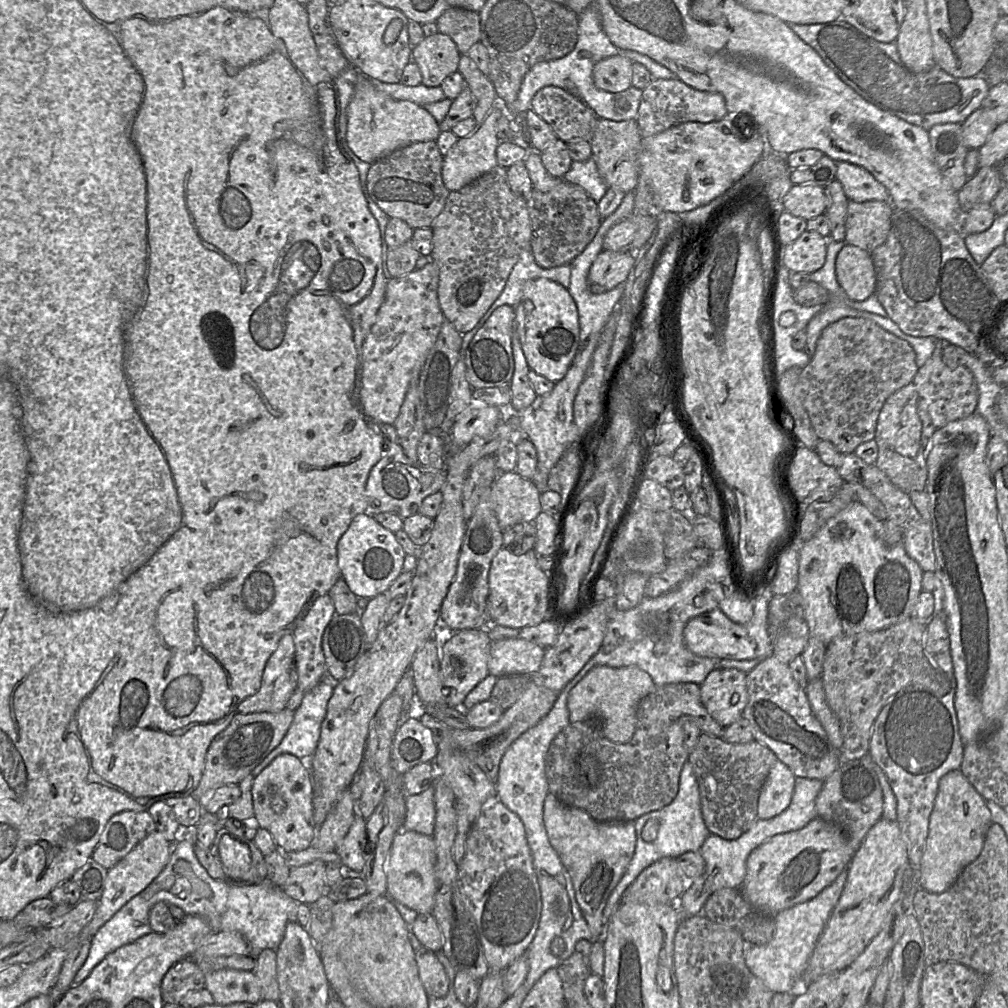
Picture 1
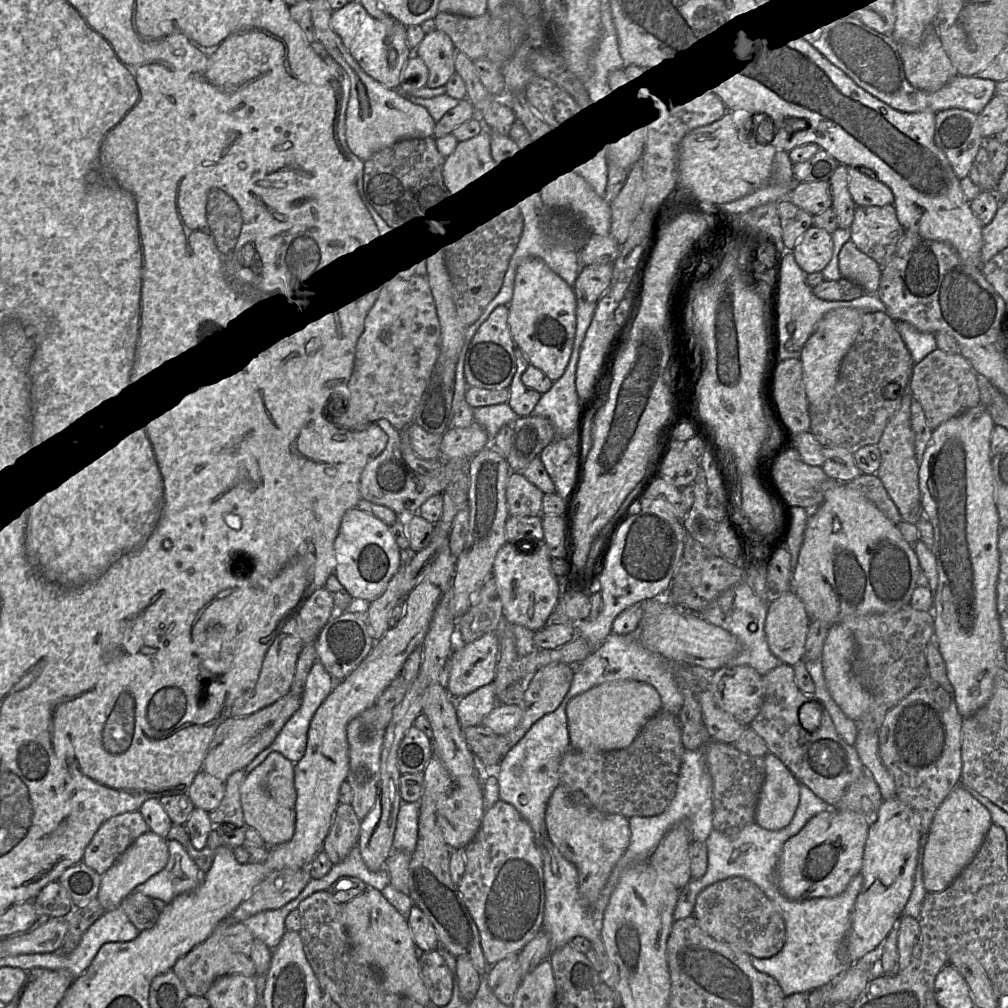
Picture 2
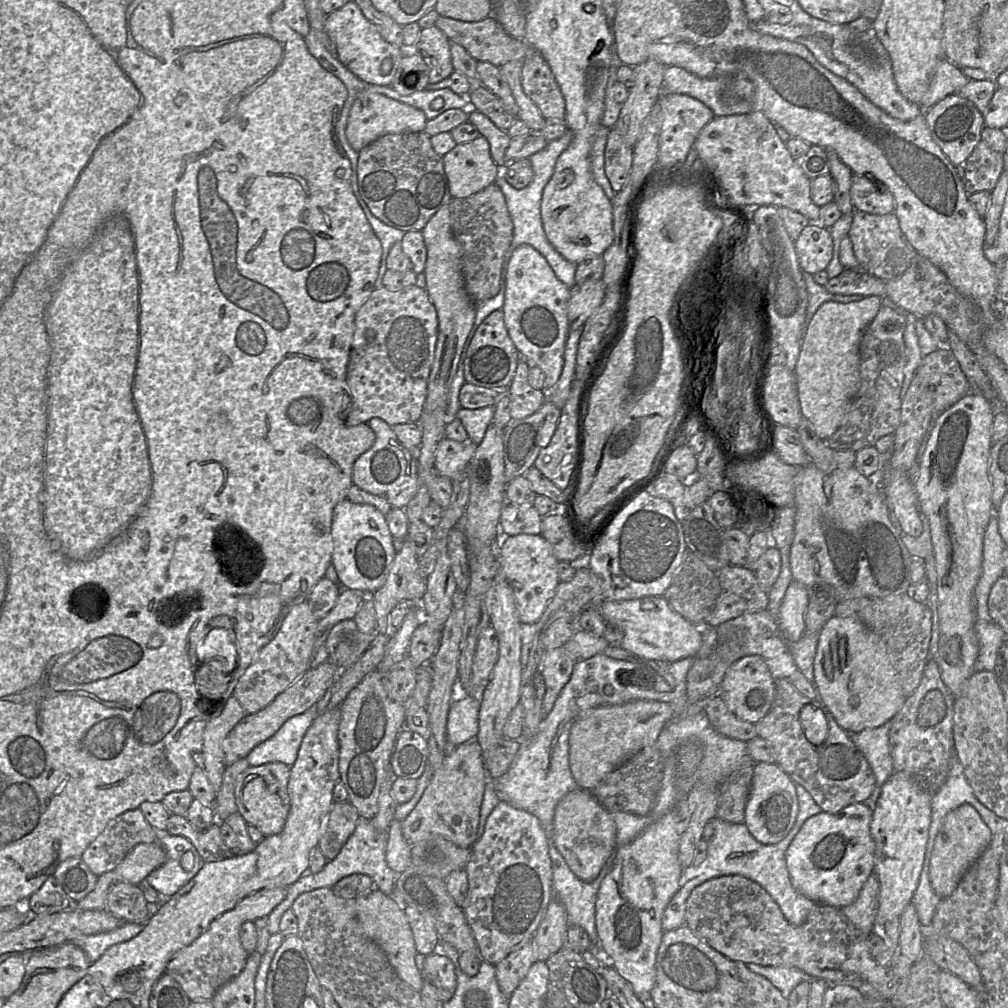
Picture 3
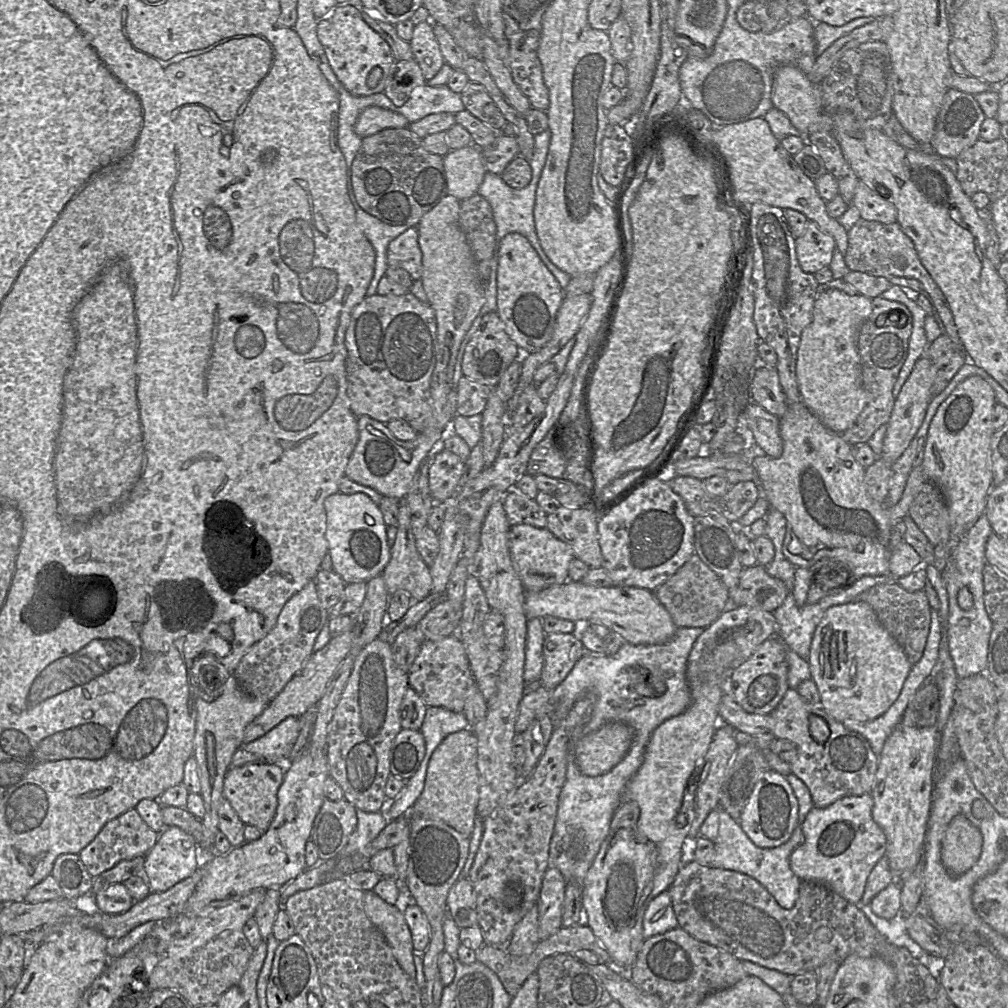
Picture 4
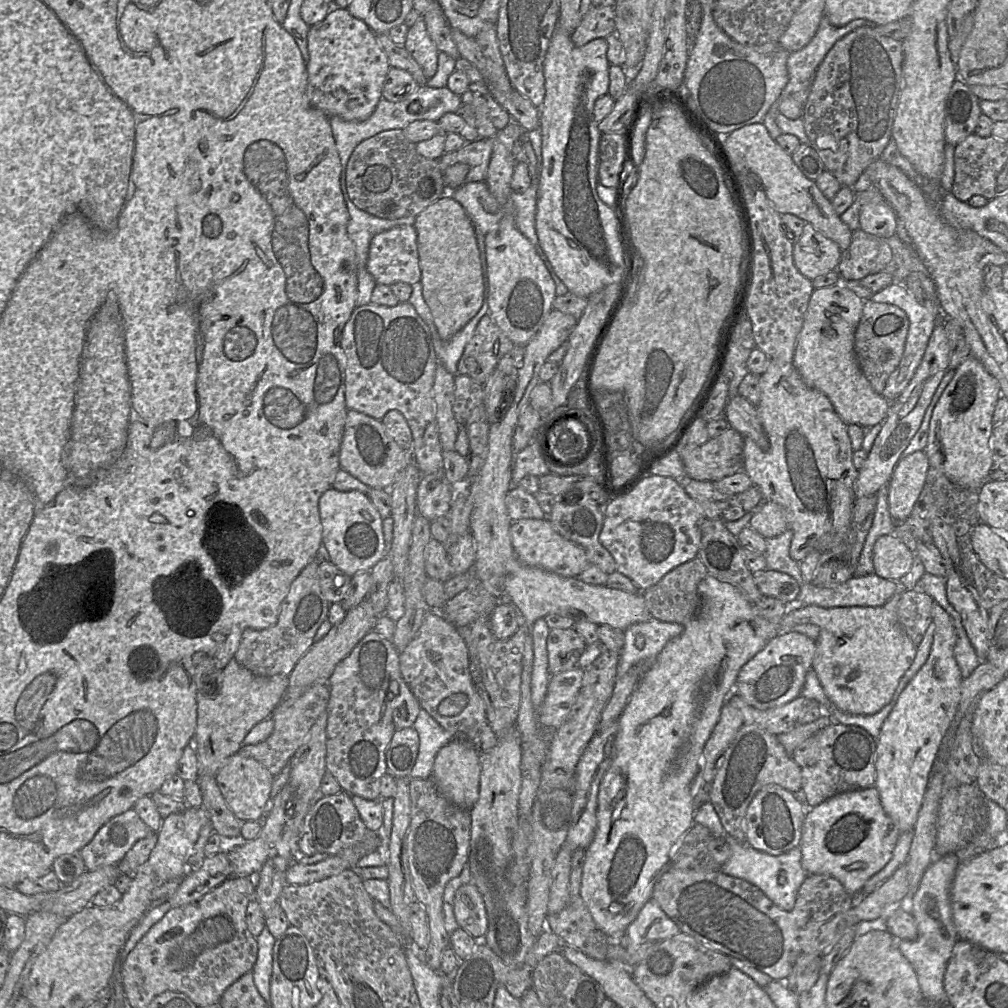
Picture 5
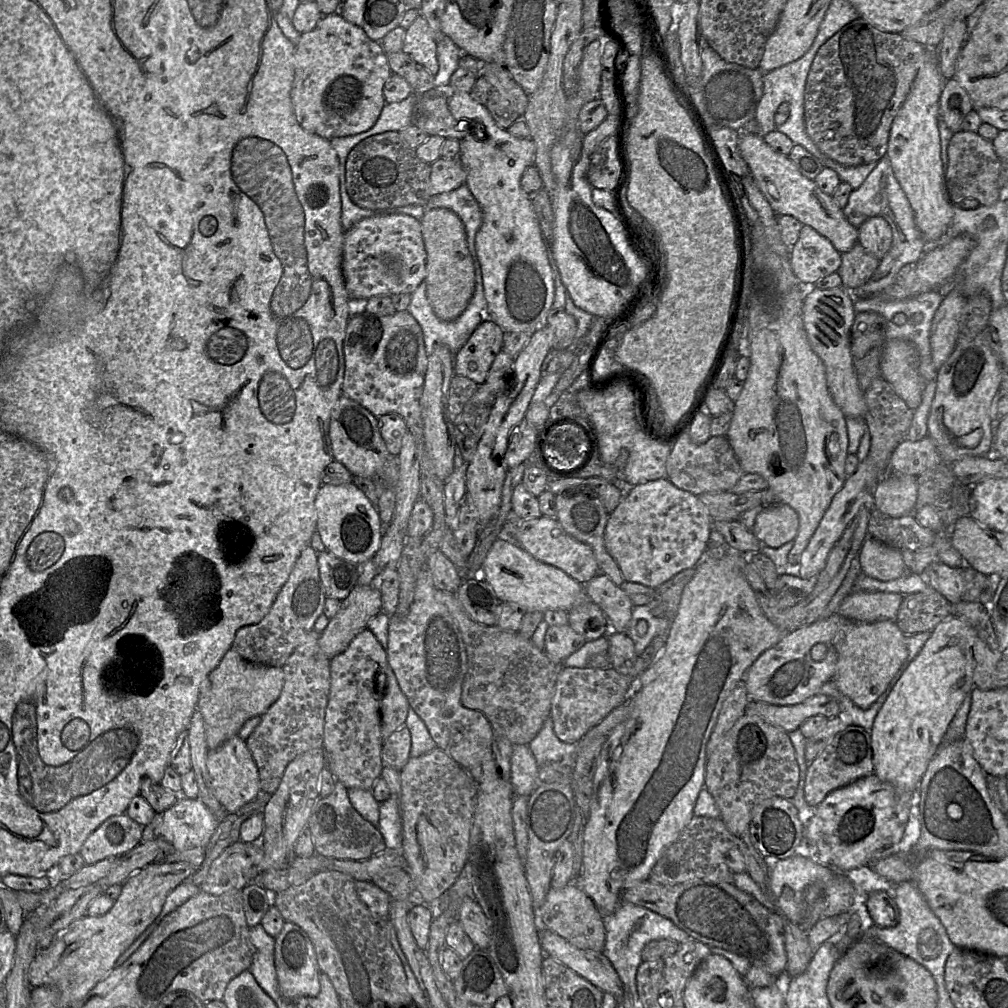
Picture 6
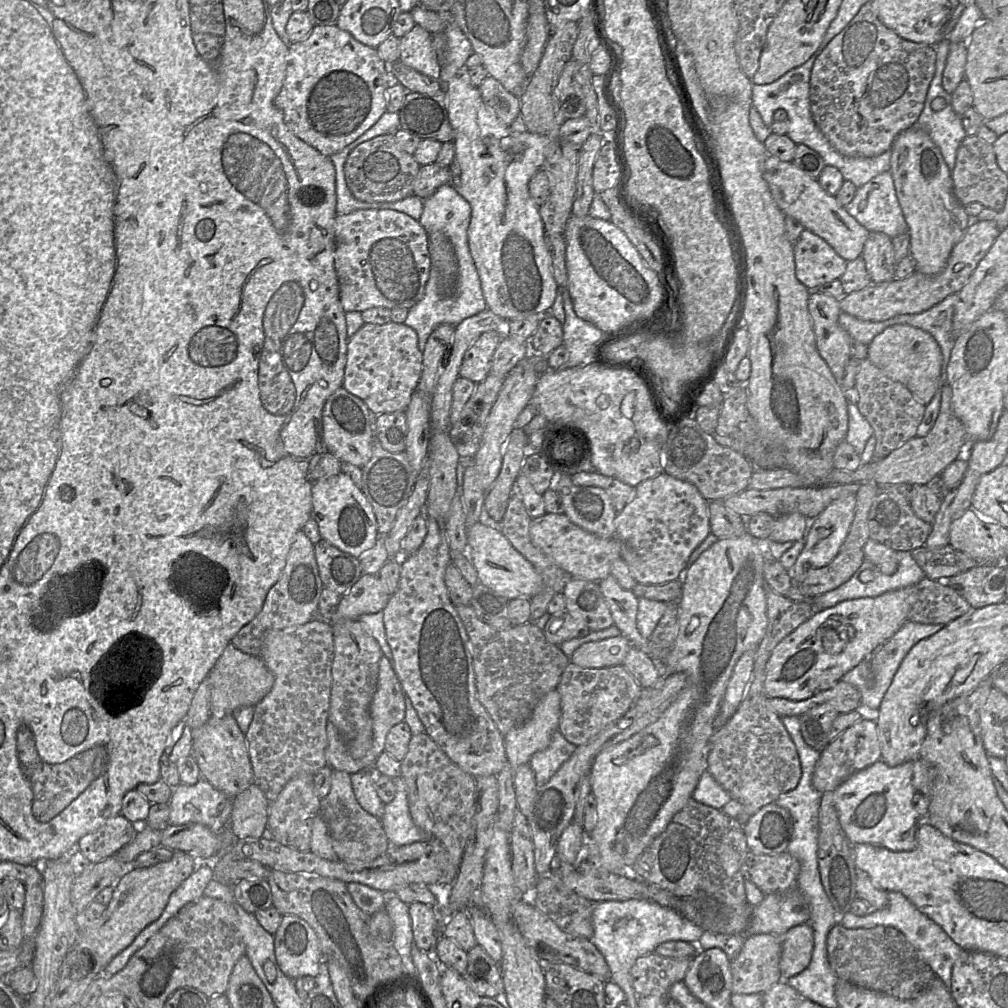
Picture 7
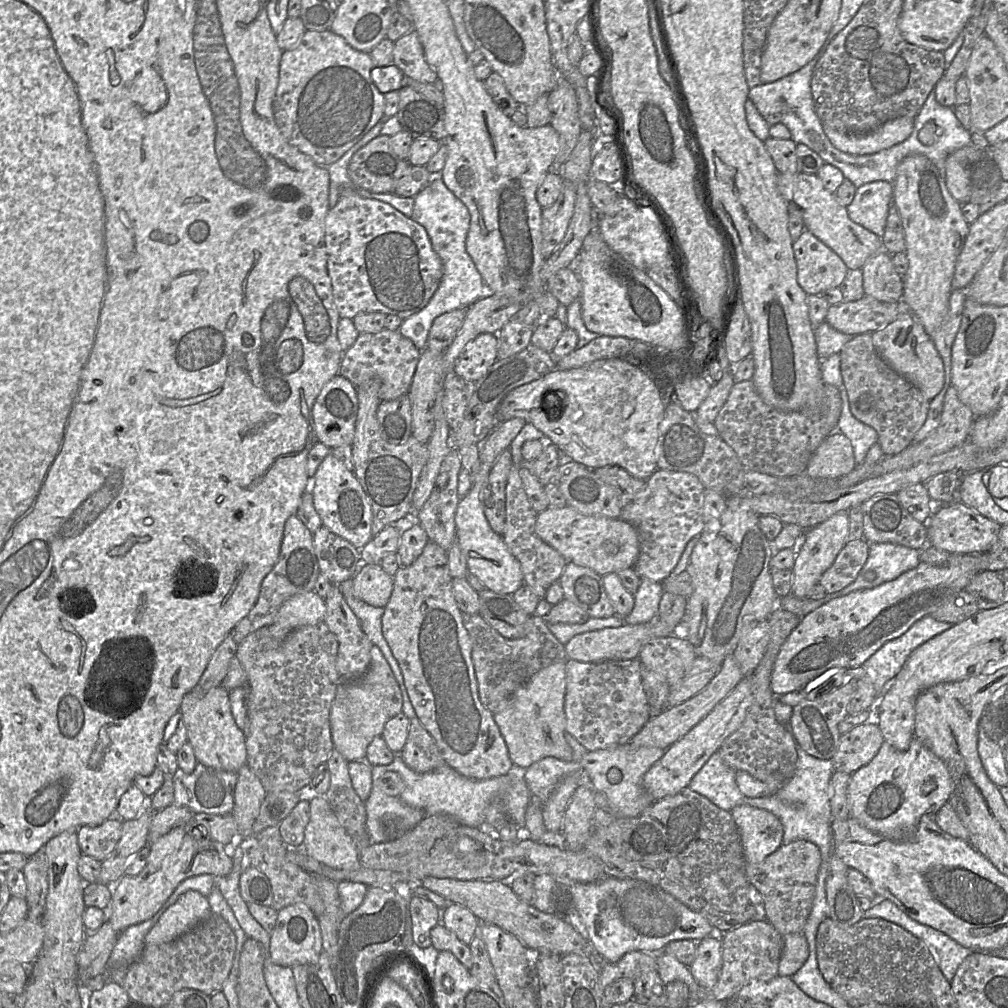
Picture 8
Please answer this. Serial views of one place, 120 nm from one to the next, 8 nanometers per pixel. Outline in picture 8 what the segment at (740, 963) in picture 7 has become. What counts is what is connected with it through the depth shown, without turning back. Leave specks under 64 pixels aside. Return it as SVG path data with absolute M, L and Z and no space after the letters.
M755 920L727 931L722 937L722 967L708 998L725 1001L755 980L768 981L778 975L783 936L767 920Z

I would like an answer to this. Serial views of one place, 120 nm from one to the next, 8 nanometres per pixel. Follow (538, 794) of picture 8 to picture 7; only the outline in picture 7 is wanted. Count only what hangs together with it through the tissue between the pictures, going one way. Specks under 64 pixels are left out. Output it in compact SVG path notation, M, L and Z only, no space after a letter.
M557 729L550 745L536 752L530 759L530 767L534 772L537 787L546 784L561 766L571 757L577 746L565 739Z

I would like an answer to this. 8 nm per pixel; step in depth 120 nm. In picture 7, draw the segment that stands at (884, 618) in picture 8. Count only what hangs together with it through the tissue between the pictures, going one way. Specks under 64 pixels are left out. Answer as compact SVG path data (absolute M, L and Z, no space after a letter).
M912 585L876 597L845 600L815 613L773 649L766 664L766 695L804 700L834 686L901 628L920 590Z

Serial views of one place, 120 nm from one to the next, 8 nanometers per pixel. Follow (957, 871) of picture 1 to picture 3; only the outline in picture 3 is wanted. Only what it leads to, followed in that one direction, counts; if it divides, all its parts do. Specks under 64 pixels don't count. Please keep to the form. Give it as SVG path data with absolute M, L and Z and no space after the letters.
M963 804L951 810L945 816L935 838L930 859L929 879L935 893L941 898L950 896L990 843L991 831L973 806Z

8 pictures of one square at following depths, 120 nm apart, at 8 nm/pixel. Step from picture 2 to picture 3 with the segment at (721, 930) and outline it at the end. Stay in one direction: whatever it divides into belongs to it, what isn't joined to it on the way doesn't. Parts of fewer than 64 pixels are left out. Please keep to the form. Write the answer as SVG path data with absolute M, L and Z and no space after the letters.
M741 875L719 876L695 887L686 901L685 925L707 945L731 960L744 964L797 968L811 979L821 978L829 984L851 986L864 998L883 999L894 995L907 981L913 965L901 954L899 947L885 940L880 931L863 933L844 915L841 908L816 904L803 924L789 923L766 890Z

